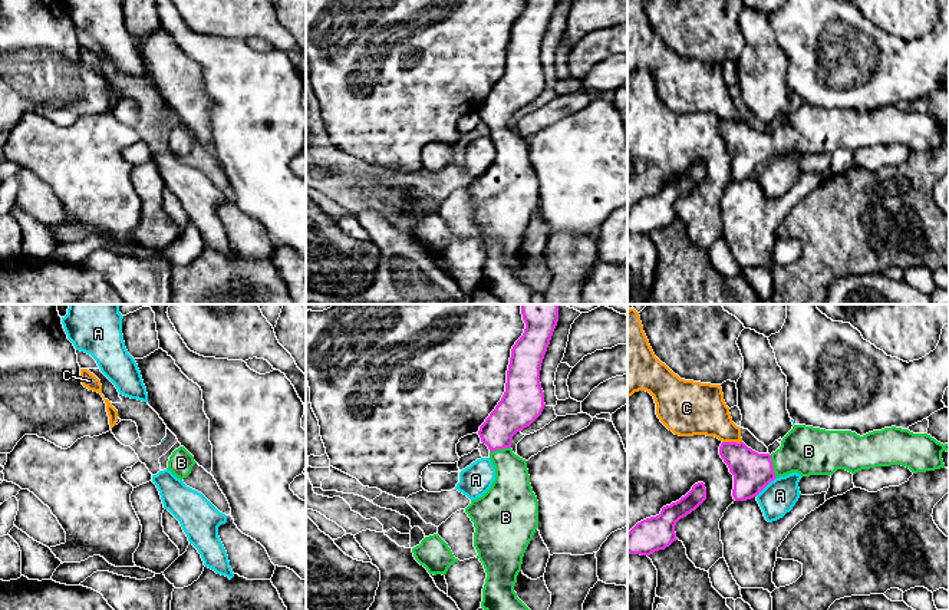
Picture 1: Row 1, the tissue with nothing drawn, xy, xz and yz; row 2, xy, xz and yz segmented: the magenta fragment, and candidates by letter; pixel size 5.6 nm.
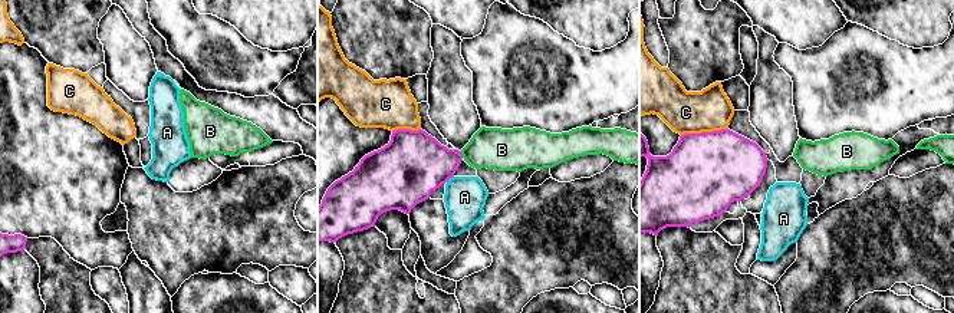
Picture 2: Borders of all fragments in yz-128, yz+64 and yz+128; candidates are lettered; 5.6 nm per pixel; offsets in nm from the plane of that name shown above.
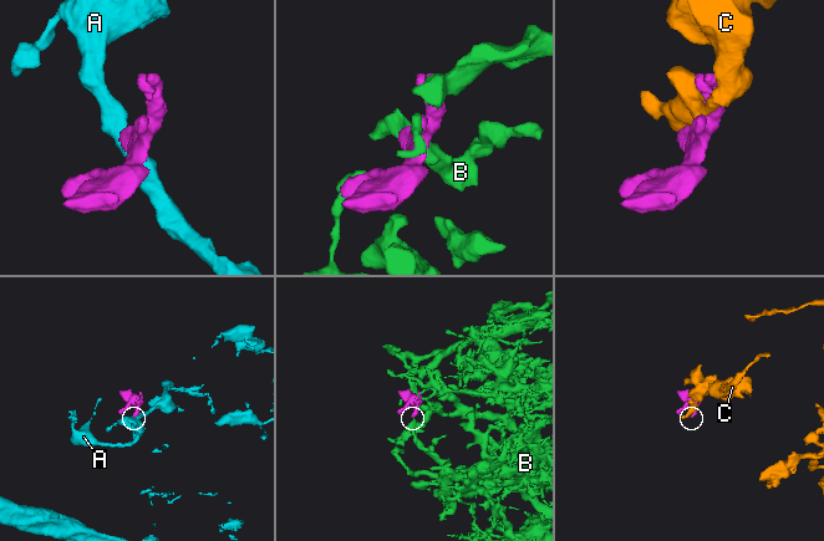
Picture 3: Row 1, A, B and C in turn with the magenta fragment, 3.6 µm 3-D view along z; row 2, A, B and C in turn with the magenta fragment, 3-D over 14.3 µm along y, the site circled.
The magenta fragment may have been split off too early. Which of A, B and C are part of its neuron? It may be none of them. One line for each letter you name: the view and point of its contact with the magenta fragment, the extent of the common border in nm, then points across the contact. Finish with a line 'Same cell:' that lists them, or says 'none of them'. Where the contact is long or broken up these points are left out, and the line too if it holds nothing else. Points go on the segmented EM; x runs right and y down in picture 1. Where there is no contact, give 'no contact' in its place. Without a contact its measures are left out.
B: contact yz (773, 467); length 130 nm; way yz (753, 471), (773, 467), (801, 451), (809, 451)
Same cell: B

